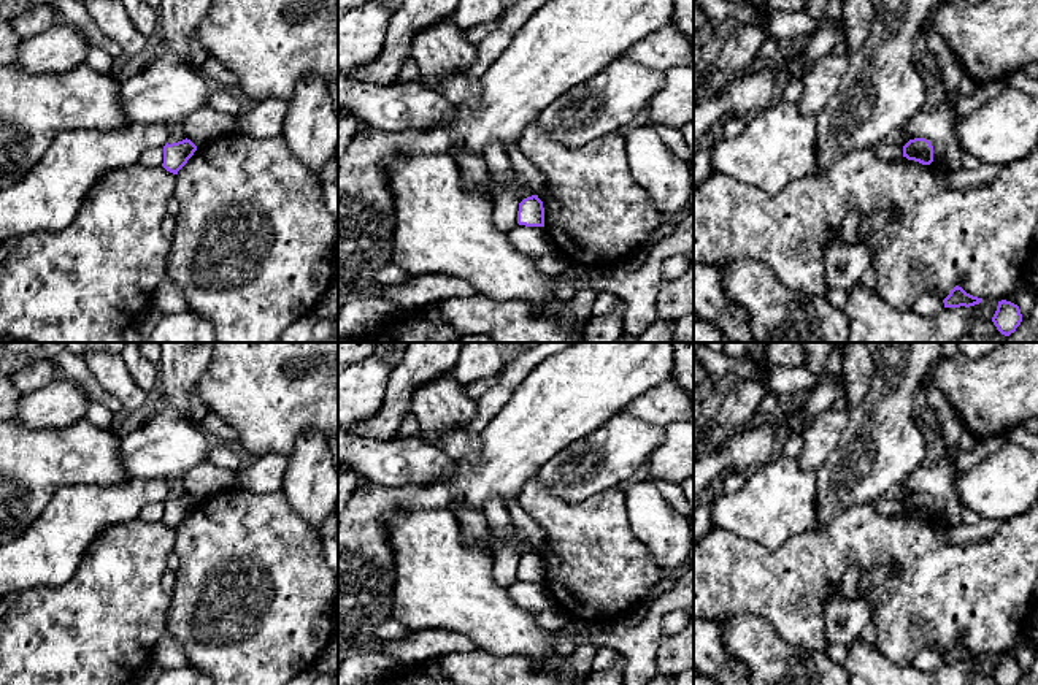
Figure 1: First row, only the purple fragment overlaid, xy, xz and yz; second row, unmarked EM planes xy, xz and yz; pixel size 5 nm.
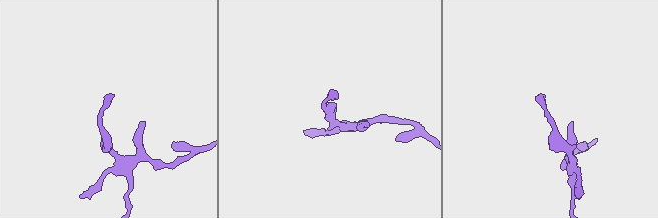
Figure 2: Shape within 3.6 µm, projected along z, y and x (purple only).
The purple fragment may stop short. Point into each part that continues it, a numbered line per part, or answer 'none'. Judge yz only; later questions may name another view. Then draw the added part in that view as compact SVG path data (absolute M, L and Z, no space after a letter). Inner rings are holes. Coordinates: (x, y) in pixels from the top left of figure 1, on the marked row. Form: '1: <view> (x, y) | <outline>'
none

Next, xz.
none

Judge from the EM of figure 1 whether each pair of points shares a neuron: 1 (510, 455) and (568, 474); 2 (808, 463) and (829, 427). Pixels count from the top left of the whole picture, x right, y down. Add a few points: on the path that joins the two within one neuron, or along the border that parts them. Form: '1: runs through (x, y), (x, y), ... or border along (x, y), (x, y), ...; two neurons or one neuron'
1: border along (573, 443), (554, 454), (535, 474); two neurons
2: runs through (813, 454), (822, 436); one neuron

